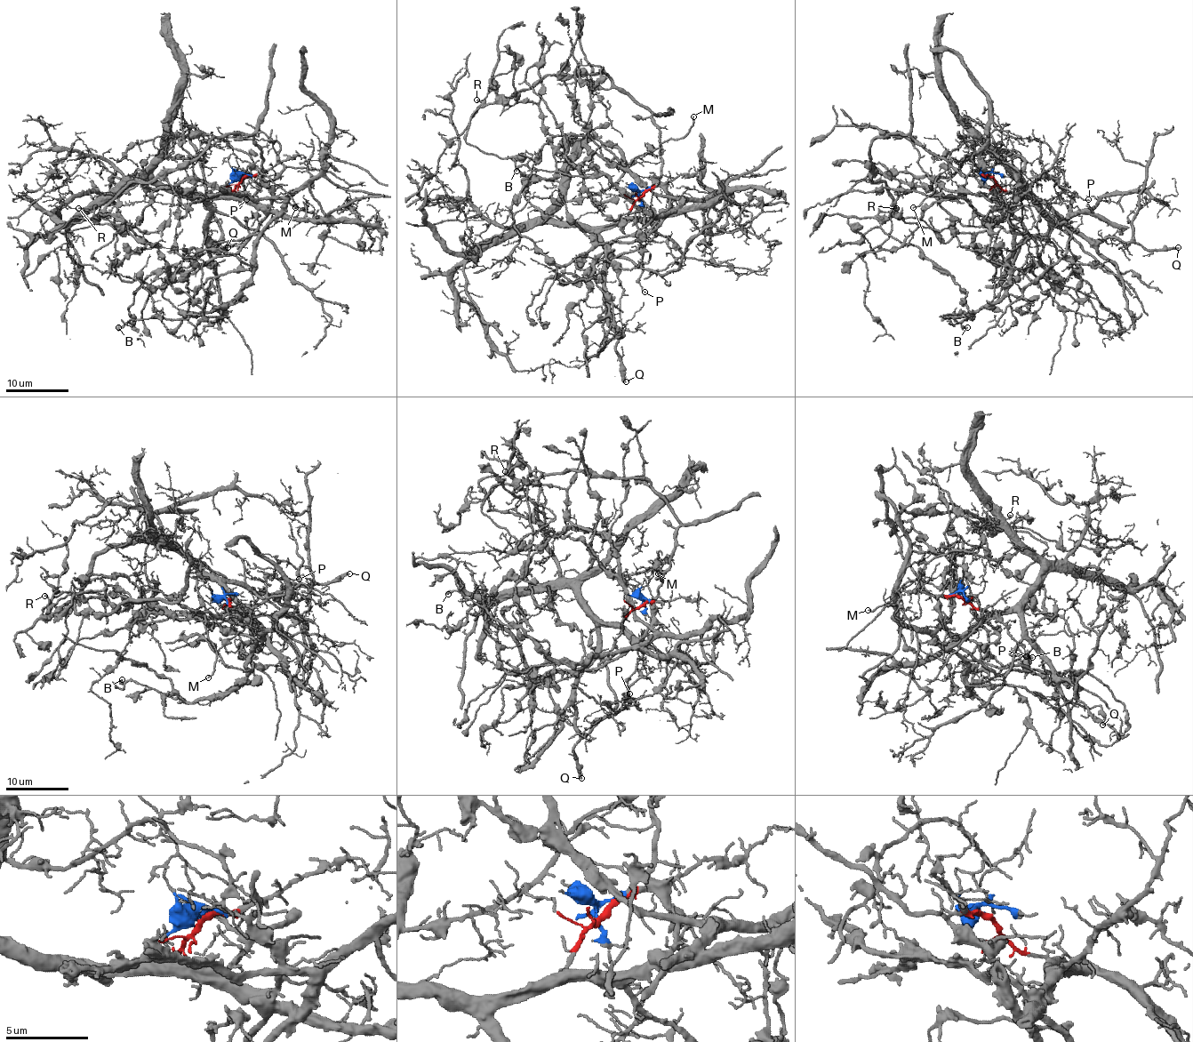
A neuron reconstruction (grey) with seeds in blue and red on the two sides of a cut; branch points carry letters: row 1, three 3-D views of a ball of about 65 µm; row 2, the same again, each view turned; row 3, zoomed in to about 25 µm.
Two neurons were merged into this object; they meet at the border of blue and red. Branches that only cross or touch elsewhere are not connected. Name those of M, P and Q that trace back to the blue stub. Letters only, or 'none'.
none

